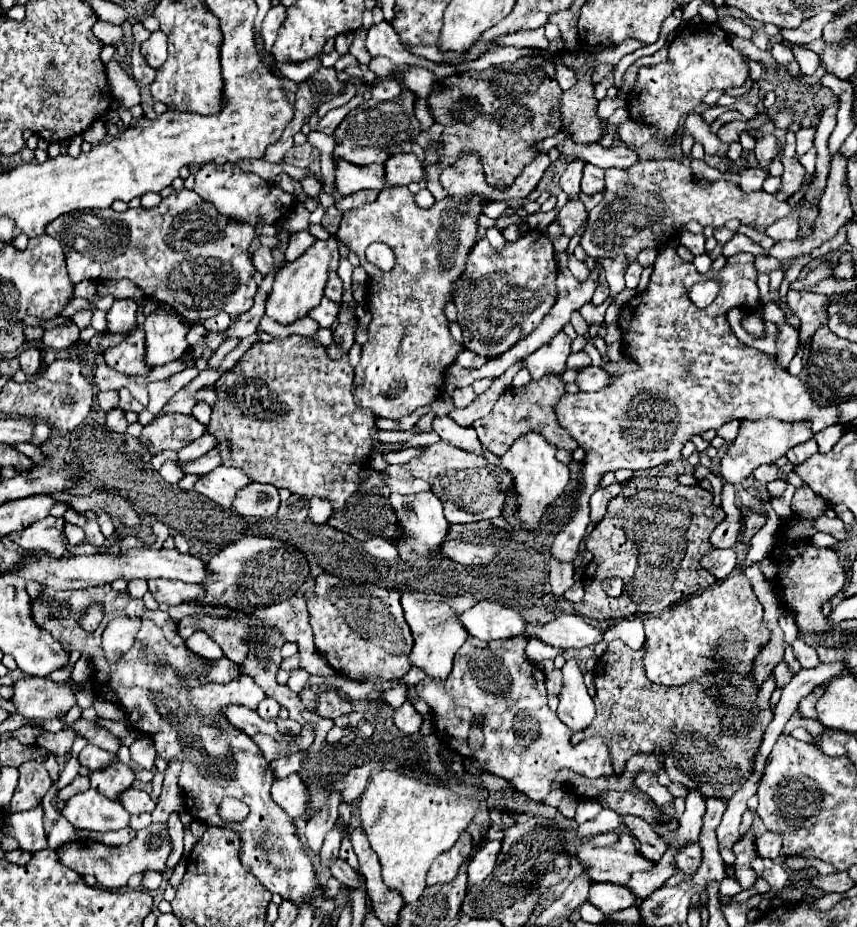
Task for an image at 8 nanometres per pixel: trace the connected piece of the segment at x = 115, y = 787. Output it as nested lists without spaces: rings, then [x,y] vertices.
[[[118,761],[106,765],[106,767],[100,769],[100,771],[92,771],[92,773],[90,773],[92,787],[94,787],[96,791],[100,791],[102,795],[110,797],[110,799],[116,799],[116,793],[132,787],[134,779],[136,779],[134,771],[132,771],[128,765],[118,763]]]

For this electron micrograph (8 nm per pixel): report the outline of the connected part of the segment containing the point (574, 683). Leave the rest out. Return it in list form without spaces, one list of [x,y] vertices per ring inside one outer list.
[[[566,661],[562,667],[564,687],[560,691],[558,719],[572,731],[584,731],[594,719],[594,701],[582,681],[582,671],[576,661]]]

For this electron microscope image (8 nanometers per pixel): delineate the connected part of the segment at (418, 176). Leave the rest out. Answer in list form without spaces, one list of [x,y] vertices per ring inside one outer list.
[[[396,153],[388,159],[388,163],[386,163],[386,187],[408,185],[412,181],[420,183],[422,179],[424,179],[424,167],[422,167],[422,163],[418,161],[418,157],[414,153]]]

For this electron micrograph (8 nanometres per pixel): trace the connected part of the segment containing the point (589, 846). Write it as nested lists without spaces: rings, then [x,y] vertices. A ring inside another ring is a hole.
[[[602,833],[596,835],[588,841],[584,841],[578,849],[576,849],[576,859],[578,863],[588,869],[588,875],[592,881],[610,881],[610,883],[620,883],[626,885],[628,877],[636,871],[648,871],[648,867],[654,867],[652,861],[644,859],[634,845],[634,839],[626,833]]]

